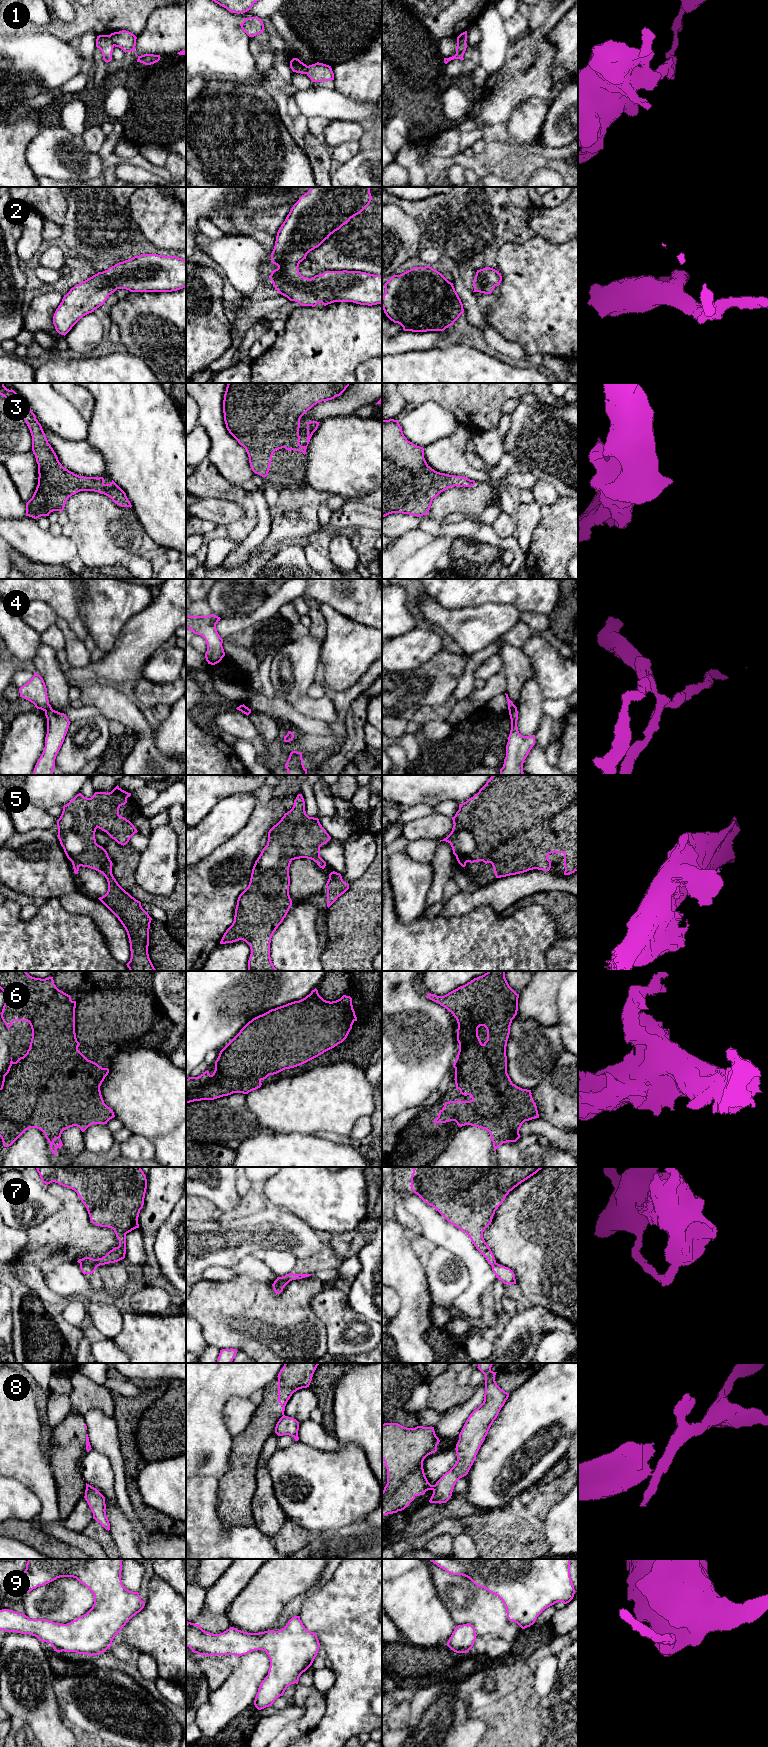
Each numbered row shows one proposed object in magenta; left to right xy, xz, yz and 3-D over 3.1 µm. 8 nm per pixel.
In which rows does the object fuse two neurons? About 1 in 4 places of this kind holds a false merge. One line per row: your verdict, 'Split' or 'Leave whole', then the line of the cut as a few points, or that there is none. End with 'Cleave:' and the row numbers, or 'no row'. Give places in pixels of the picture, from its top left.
1: Split. Split along xy (108, 35), (114, 45)
2: Leave whole. No split
3: Leave whole. No split
4: Split. Split along yz (516, 708), (509, 711)
5: Leave whole. No split
6: Leave whole. No split
7: Split. Split along xy (80, 1263), (86, 1263), (95, 1268)
8: Split. Split along yz (434, 1485), (432, 1489)
9: Leave whole. No split
Cleave: 1, 4, 7, 8

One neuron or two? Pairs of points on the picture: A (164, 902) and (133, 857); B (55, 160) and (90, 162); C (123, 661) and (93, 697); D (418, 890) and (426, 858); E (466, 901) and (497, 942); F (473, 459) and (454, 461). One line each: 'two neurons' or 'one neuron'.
A: one neuron
B: one neuron
C: two neurons
D: two neurons
E: two neurons
F: two neurons

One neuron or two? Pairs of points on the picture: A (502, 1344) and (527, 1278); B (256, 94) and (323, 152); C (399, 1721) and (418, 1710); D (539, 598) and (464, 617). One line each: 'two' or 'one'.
A: two
B: two
C: two
D: two

